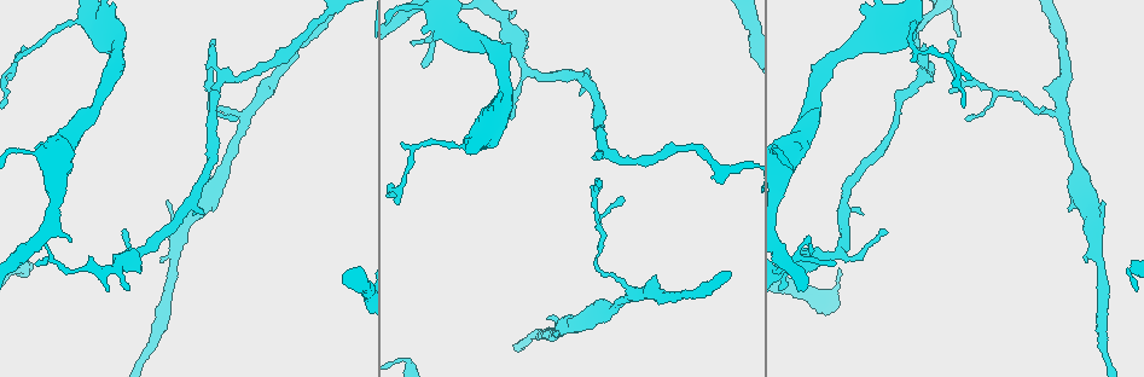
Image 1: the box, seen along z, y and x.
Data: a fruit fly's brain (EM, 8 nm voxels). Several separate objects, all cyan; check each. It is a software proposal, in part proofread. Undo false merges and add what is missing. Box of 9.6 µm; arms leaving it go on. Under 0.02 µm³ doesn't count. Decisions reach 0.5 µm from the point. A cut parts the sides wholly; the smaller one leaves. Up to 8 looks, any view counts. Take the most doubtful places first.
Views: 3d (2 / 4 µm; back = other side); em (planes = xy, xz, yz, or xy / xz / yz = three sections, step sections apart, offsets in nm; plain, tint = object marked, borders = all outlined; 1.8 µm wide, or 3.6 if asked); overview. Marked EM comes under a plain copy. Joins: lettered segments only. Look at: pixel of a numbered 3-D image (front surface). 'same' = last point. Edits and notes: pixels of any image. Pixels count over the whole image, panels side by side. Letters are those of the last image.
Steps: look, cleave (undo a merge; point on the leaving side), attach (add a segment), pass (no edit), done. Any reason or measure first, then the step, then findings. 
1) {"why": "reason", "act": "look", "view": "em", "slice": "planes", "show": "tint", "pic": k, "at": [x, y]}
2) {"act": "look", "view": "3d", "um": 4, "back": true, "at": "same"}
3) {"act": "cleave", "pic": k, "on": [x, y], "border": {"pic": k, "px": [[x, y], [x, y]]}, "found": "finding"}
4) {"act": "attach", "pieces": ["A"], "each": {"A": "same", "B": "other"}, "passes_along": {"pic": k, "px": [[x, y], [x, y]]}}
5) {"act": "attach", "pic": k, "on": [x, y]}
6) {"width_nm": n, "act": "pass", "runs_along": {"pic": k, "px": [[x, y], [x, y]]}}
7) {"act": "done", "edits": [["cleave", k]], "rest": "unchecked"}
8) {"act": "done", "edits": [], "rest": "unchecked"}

{"why": "an open end", "act": "look", "view": "em", "um": 3.6, "slice": "planes", "show": "tint", "pic": 1, "at": [598, 157]}

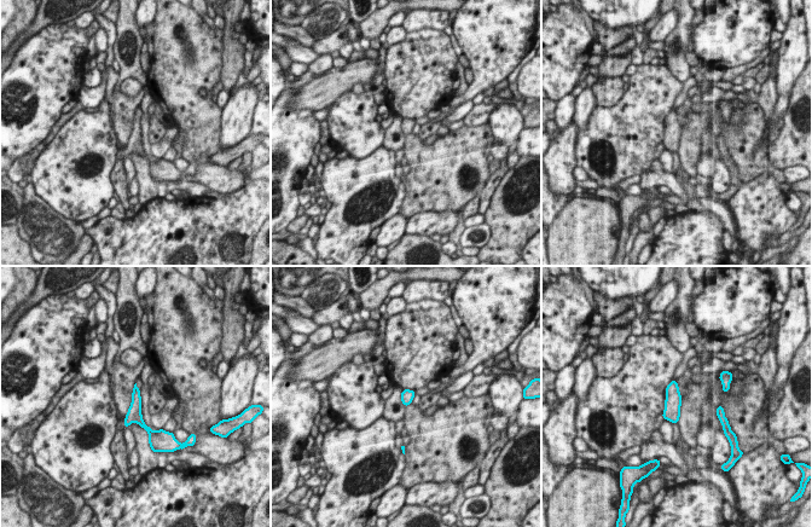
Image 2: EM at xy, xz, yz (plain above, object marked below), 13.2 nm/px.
{"why": "see the neighbours", "act": "look", "view": "em", "um": 3.6, "slice": "planes", "show": "borders", "at": "same"}

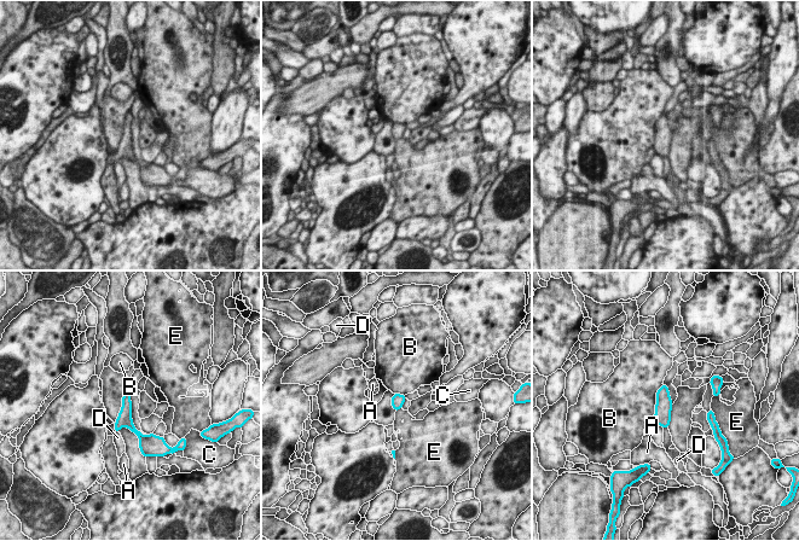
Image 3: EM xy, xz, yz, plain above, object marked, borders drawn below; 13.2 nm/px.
{"width_nm": 170, "act": "pass", "each": {"A": "other", "B": "other", "C": "other", "D": "other", "E": "other"}, "border": {"pic": 3, "px": [[673, 403], [671, 420], [667, 426]]}, "found": "none of them fits"}

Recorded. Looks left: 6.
{"why": "thin end", "act": "look", "view": "em", "slice": "planes", "show": "borders", "pic": 1, "at": [618, 197]}

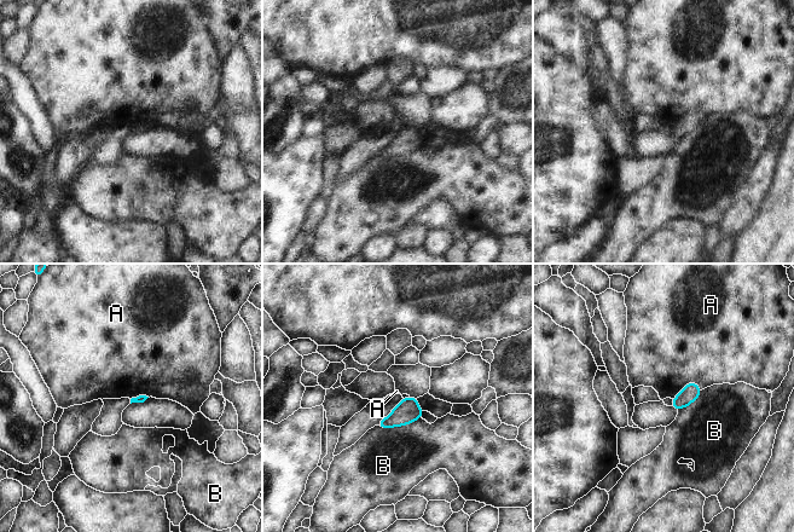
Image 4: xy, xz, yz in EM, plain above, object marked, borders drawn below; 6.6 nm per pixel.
{"act": "pass", "each": {"A": "other", "B": "other"}, "border": {"pic": 4, "px": [[701, 388], [688, 382], [671, 398]]}, "found": "no lettered segment goes on from it"}

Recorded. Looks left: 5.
{"why": "free end", "act": "look", "view": "em", "slice": "planes", "show": "borders", "pic": 1, "at": [912, 60]}

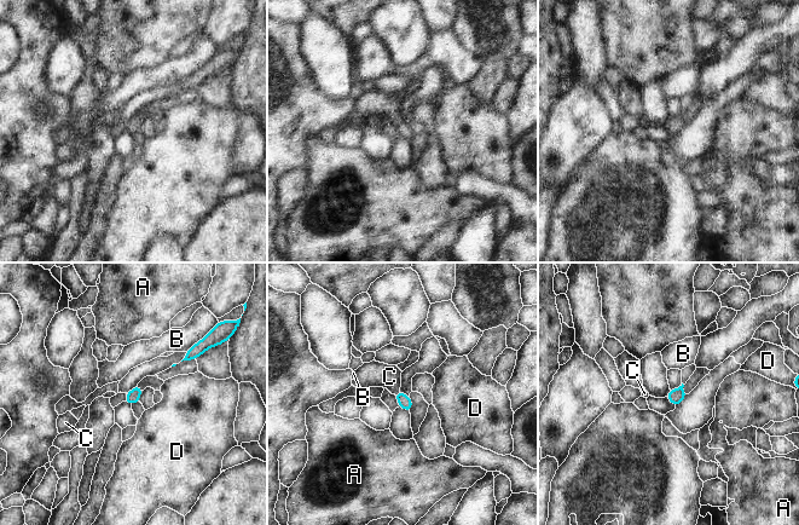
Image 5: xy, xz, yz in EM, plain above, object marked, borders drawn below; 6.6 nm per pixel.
{"width_nm": 90, "act": "attach", "pieces": ["C"], "each": {"A": "other", "B": "other", "C": "same", "D": "other"}, "passes_along": {"pic": 5, "px": [[404, 401], [397, 392], [374, 374]]}, "found": "it goes on there"}

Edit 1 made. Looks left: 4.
{"act": "done", "edits": [["attach", 5]], "rest": "unchecked"}

